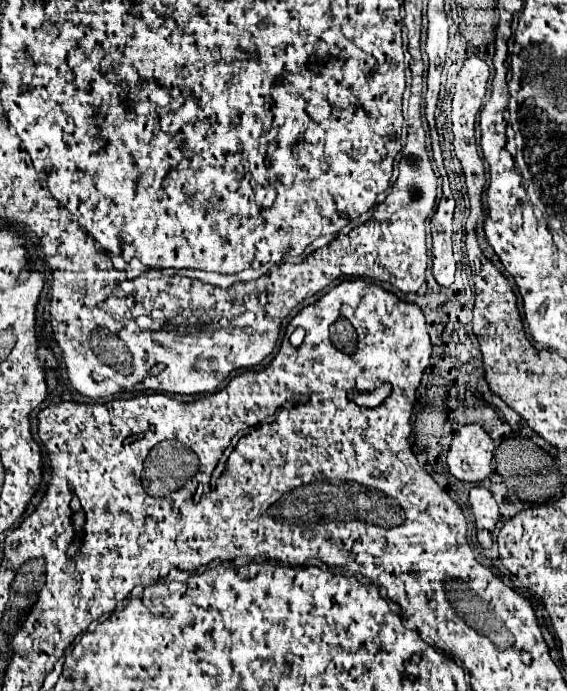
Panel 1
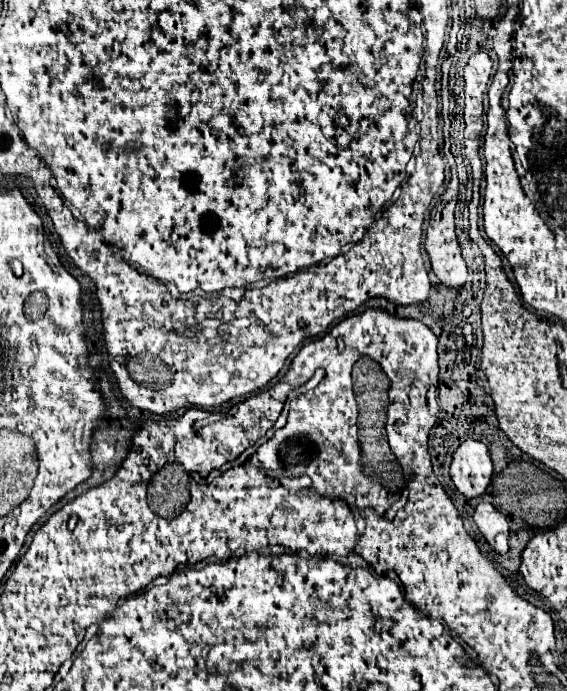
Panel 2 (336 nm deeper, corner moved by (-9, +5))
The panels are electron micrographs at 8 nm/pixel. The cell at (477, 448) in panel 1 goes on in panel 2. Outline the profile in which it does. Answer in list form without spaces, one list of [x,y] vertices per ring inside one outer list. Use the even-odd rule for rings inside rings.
[[[476,440],[460,444],[450,464],[450,478],[456,490],[468,500],[484,494],[492,480],[492,460],[486,444]]]

